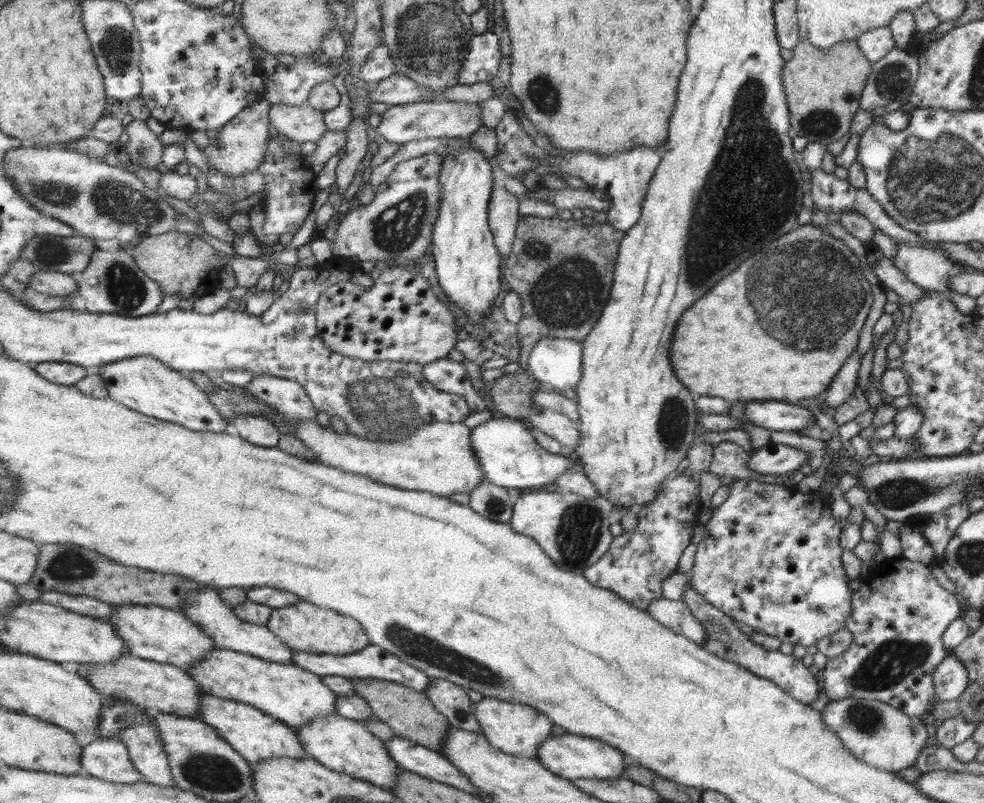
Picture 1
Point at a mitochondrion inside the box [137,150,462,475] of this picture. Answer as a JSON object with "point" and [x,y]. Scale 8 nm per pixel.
{"point":[378,400]}

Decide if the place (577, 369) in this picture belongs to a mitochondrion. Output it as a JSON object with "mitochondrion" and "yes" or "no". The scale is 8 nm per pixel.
{"mitochondrion":"no"}

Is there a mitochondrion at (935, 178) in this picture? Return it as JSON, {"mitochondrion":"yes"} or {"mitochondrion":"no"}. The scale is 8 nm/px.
{"mitochondrion":"yes"}

